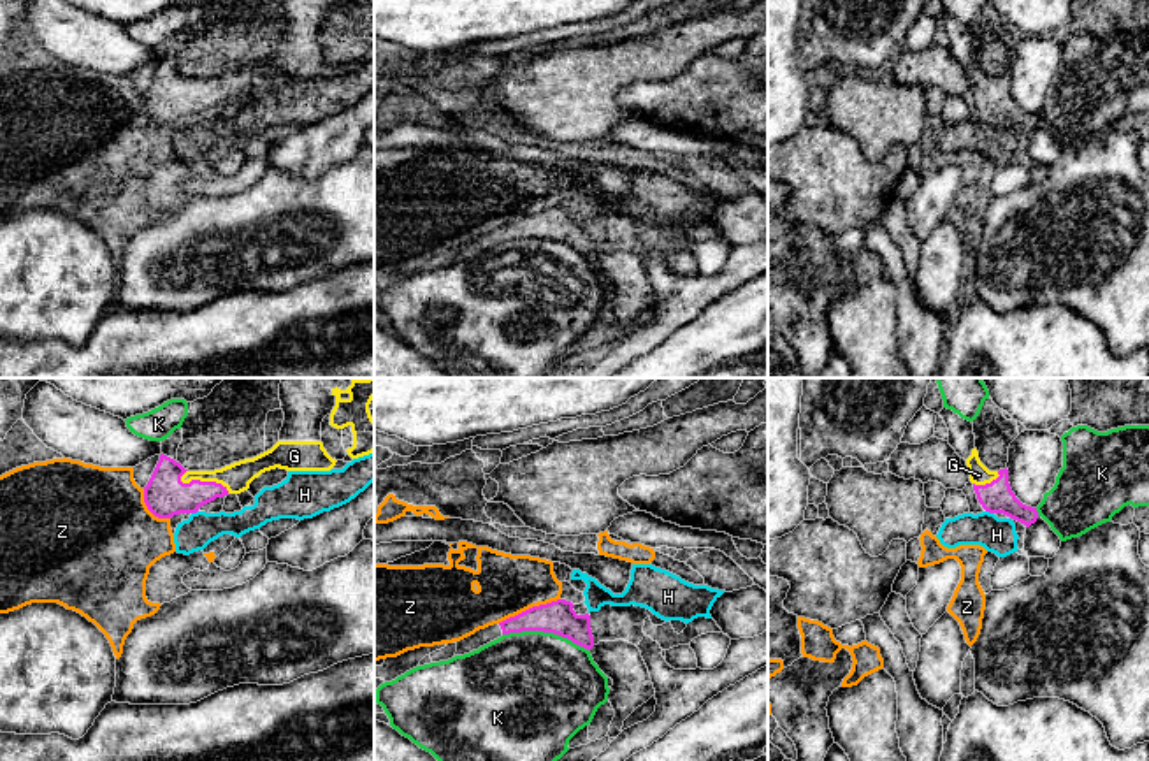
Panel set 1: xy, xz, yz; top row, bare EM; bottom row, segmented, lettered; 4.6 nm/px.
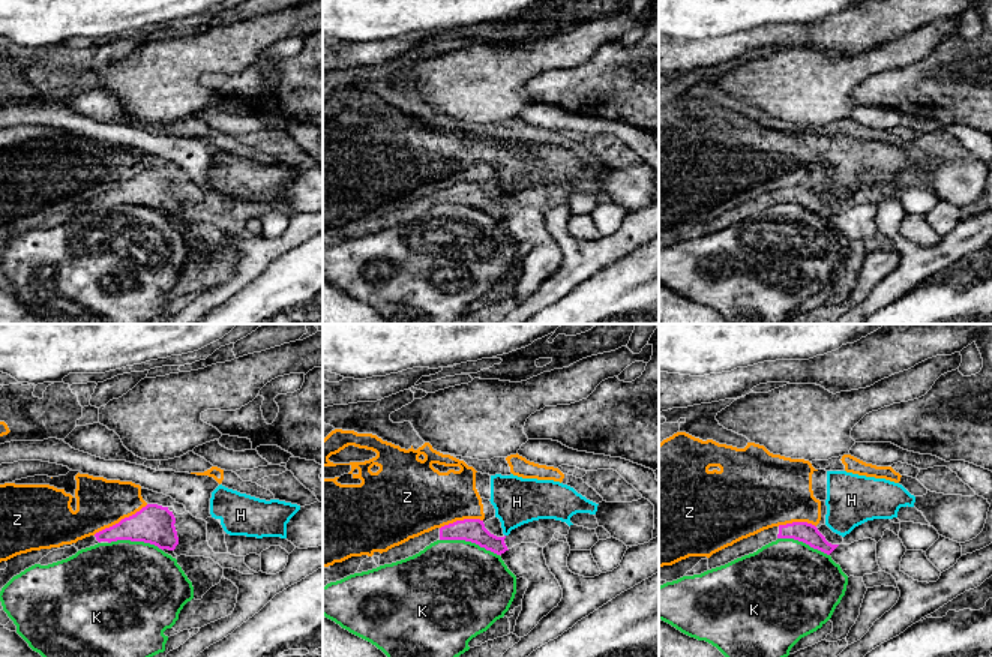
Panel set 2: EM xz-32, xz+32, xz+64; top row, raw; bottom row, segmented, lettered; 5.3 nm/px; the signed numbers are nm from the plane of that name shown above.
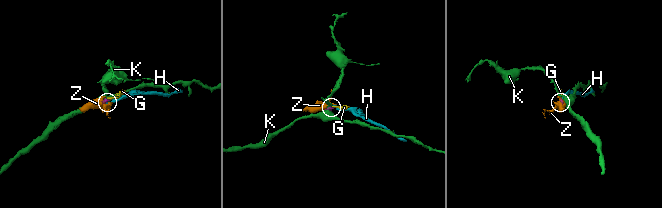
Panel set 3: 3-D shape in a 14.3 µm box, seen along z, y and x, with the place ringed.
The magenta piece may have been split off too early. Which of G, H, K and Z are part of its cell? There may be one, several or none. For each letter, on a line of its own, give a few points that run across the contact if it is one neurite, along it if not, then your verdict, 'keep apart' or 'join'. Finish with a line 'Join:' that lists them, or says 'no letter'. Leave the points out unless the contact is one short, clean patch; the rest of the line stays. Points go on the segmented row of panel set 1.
G: line xy (166, 496), (204, 482), (224, 482), (236, 477); join
H: line yz (986, 510), (993, 514); keep apart
K: line xz (503, 633), (552, 631), (589, 651); keep apart
Z: line xz (559, 598), (533, 605), (498, 623); keep apart
Join: G

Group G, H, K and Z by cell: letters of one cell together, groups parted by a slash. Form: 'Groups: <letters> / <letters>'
Groups: G / H Z / K

